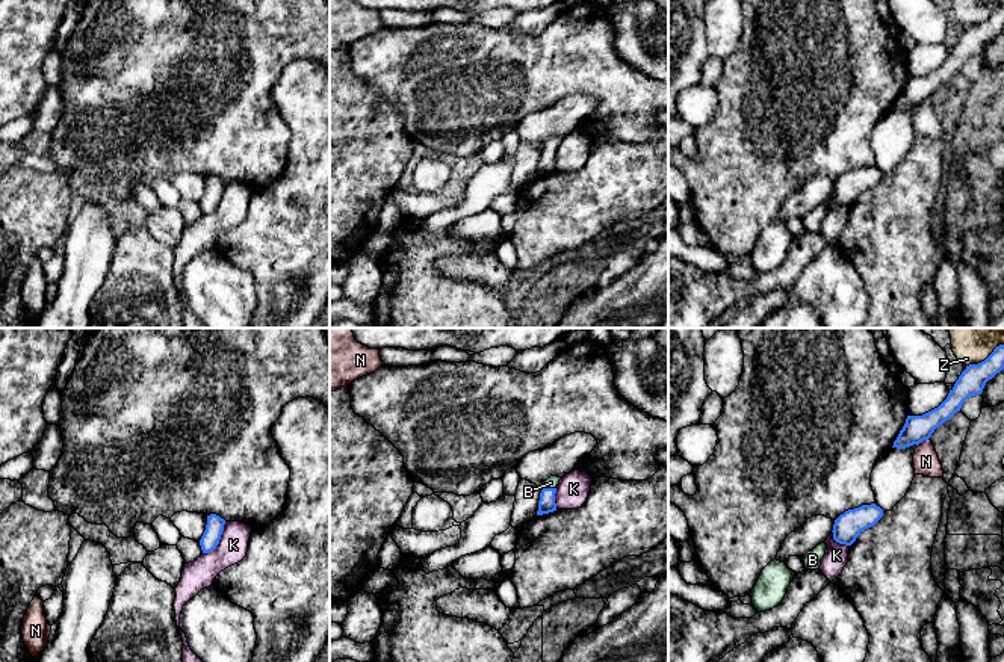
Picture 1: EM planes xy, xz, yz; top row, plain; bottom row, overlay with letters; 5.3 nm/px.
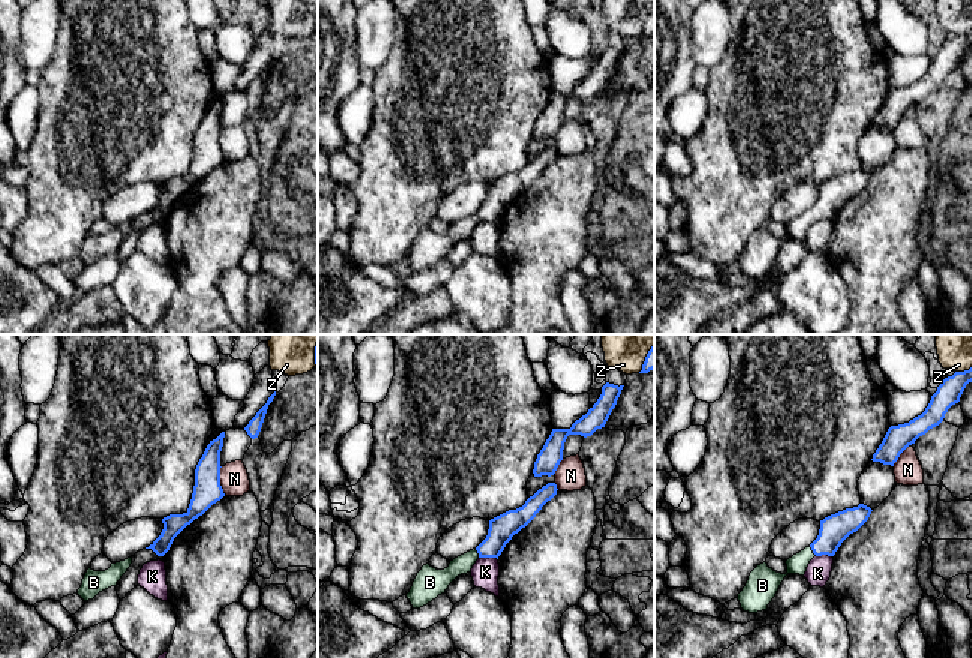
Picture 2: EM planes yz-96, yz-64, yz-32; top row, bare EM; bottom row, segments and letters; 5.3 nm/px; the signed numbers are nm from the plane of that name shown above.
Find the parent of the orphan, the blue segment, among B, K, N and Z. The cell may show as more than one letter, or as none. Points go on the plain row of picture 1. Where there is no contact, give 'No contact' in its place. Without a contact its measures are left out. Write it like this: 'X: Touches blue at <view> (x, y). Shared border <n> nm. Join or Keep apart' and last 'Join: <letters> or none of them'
B: Touches blue at xz (549, 150). Shared border 70 nm. Join
K: Touches blue at xy (218, 203). Shared border 220 nm. Keep apart
N: Touches blue at yz (923, 102). Shared border 80 nm. Keep apart
Z: Touches blue at yz (986, 20). Shared border 240 nm. Keep apart
Join: B

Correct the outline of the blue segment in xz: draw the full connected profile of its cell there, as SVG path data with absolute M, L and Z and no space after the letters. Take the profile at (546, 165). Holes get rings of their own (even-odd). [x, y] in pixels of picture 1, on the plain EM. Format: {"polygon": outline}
{"polygon": "M550 138L543 144L537 177L543 177L543 175L556 172L555 154L556 154L559 141L561 139L558 138Z"}

